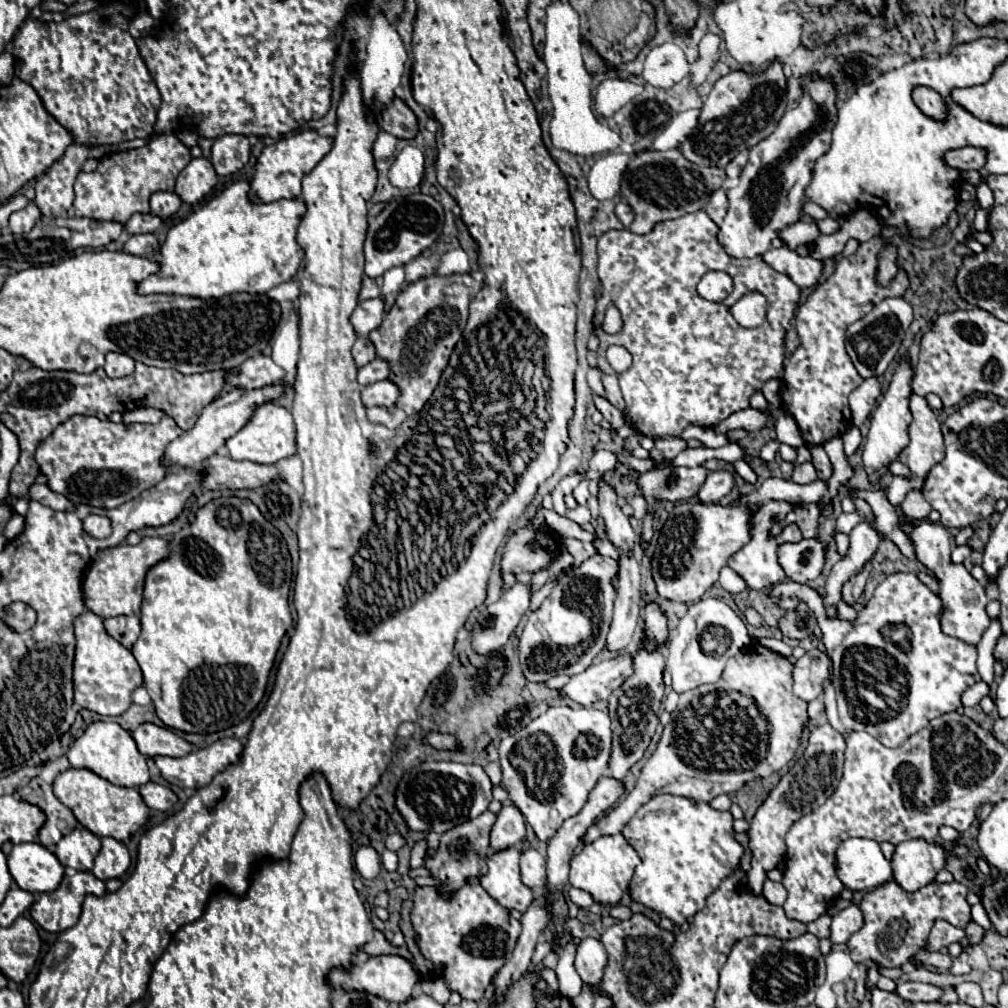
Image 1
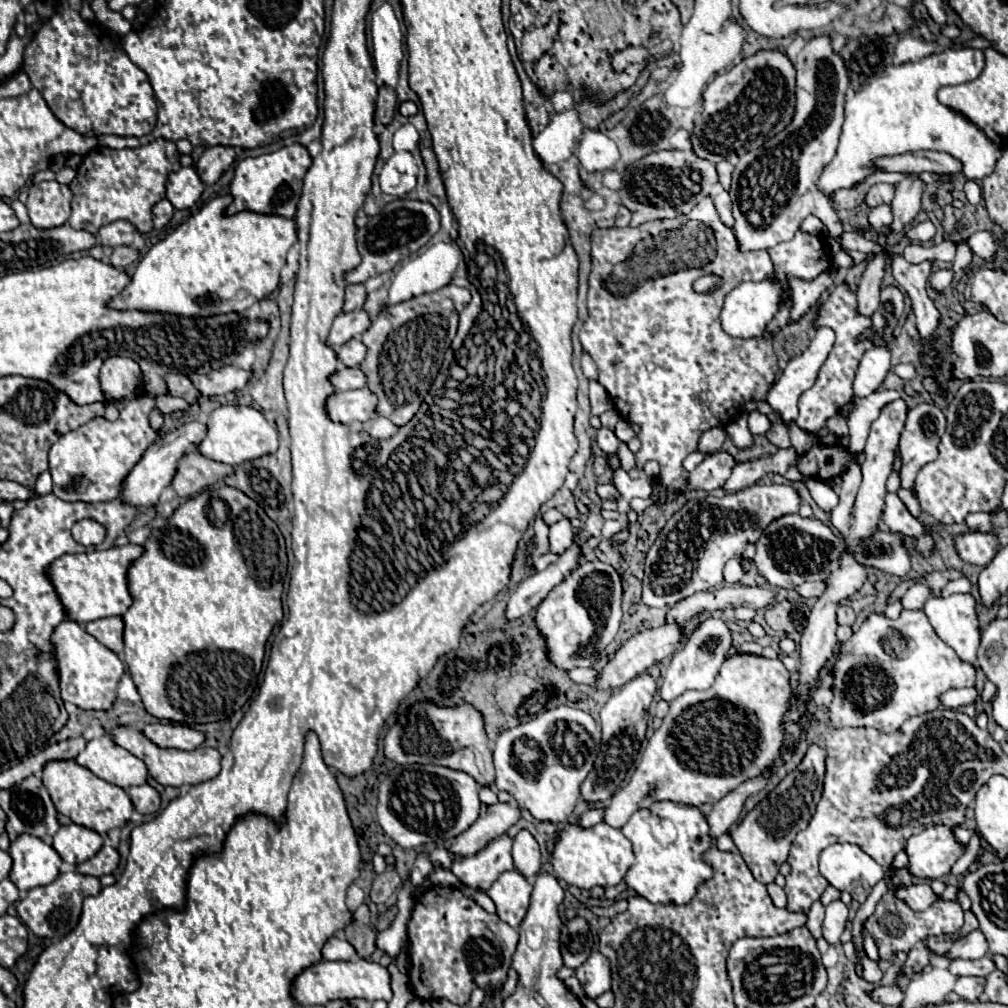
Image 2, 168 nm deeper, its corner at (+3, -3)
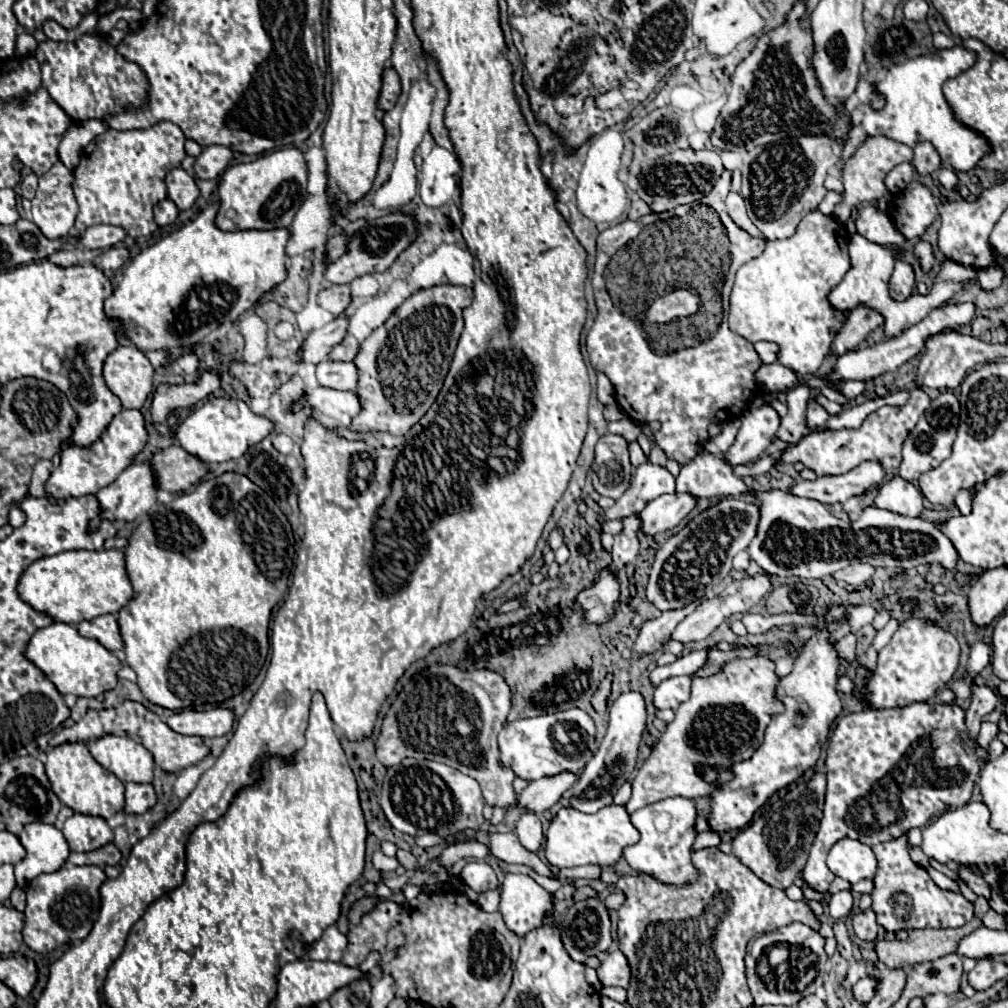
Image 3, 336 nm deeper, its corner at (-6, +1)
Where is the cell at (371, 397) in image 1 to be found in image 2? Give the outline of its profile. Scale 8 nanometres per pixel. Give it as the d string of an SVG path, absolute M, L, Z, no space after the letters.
M369 388L361 390L347 390L347 392L333 392L325 402L325 412L333 422L339 424L355 424L367 422L377 408L377 396L369 392Z

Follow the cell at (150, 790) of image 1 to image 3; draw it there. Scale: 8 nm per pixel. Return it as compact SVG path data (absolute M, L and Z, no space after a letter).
M126 782L126 808L128 814L144 814L158 802L152 784Z

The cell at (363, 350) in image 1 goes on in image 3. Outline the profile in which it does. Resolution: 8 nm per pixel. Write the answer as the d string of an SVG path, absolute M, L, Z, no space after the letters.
M348 334L348 336L342 340L342 344L338 344L338 346L330 352L330 356L332 356L334 360L348 362L348 360L354 360L354 356L358 356L358 348L360 348L360 342L358 342L354 336Z

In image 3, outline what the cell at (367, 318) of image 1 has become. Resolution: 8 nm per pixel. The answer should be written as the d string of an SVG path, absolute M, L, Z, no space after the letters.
M338 316L326 326L310 332L310 336L304 340L304 346L302 346L302 358L314 364L322 362L330 354L330 348L338 346L346 334L348 334L348 318Z

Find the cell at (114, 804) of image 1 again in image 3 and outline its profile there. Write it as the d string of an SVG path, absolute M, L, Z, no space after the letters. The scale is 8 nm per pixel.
M62 744L46 754L46 774L54 794L64 806L86 816L102 816L108 820L124 808L124 782L104 770L88 752L86 744Z

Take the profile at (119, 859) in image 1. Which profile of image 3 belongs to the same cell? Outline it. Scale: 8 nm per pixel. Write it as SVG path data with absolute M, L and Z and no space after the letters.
M106 844L94 852L72 852L70 854L70 862L76 864L76 866L86 866L86 864L94 864L98 868L104 868L104 866L118 866L122 854L120 850L116 848L116 844Z

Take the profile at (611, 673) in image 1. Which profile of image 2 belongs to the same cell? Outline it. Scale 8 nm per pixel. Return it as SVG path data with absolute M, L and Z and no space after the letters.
M665 624L659 628L651 628L645 632L635 634L633 638L629 638L615 654L615 658L601 670L601 678L597 680L597 688L599 690L609 690L615 686L623 686L629 680L633 680L635 676L639 676L641 672L645 672L647 668L651 668L653 664L661 662L663 658L673 656L673 652L679 648L679 642L683 640L683 630L677 624Z

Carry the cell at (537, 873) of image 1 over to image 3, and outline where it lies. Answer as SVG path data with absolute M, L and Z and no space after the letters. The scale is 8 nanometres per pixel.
M524 812L520 816L520 820L516 824L516 836L518 836L520 844L534 854L542 848L542 844L544 844L542 824L534 812Z

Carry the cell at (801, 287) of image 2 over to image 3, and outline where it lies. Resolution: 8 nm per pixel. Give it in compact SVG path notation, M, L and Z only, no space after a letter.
M756 342L754 344L756 352L760 354L764 364L772 364L778 360L778 344L770 344L770 342Z

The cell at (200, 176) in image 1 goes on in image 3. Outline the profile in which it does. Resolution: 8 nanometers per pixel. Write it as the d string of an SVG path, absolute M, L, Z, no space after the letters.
M174 168L166 176L166 188L168 188L168 198L180 208L188 210L192 204L198 200L200 190L196 186L196 178L186 172L184 168Z

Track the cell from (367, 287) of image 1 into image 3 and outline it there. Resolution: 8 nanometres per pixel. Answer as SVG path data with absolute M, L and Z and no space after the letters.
M332 284L322 288L318 294L318 304L332 314L342 314L350 306L350 302L352 294L348 284Z

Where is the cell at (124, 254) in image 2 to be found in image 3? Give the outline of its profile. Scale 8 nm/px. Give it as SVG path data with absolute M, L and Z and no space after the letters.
M114 246L100 256L96 266L102 268L104 272L116 272L116 270L124 268L128 262L130 262L130 250L124 246Z

